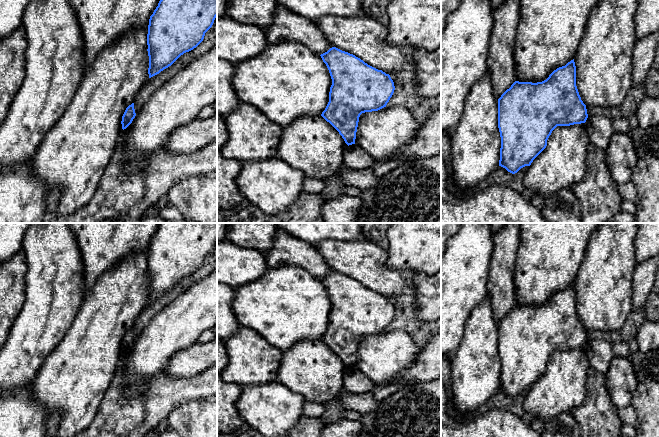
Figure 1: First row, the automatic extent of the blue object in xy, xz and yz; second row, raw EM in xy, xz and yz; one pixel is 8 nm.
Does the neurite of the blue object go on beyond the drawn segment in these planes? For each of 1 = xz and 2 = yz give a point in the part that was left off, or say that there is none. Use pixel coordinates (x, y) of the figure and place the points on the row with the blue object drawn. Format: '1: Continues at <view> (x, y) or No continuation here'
1: No continuation here
2: No continuation here

